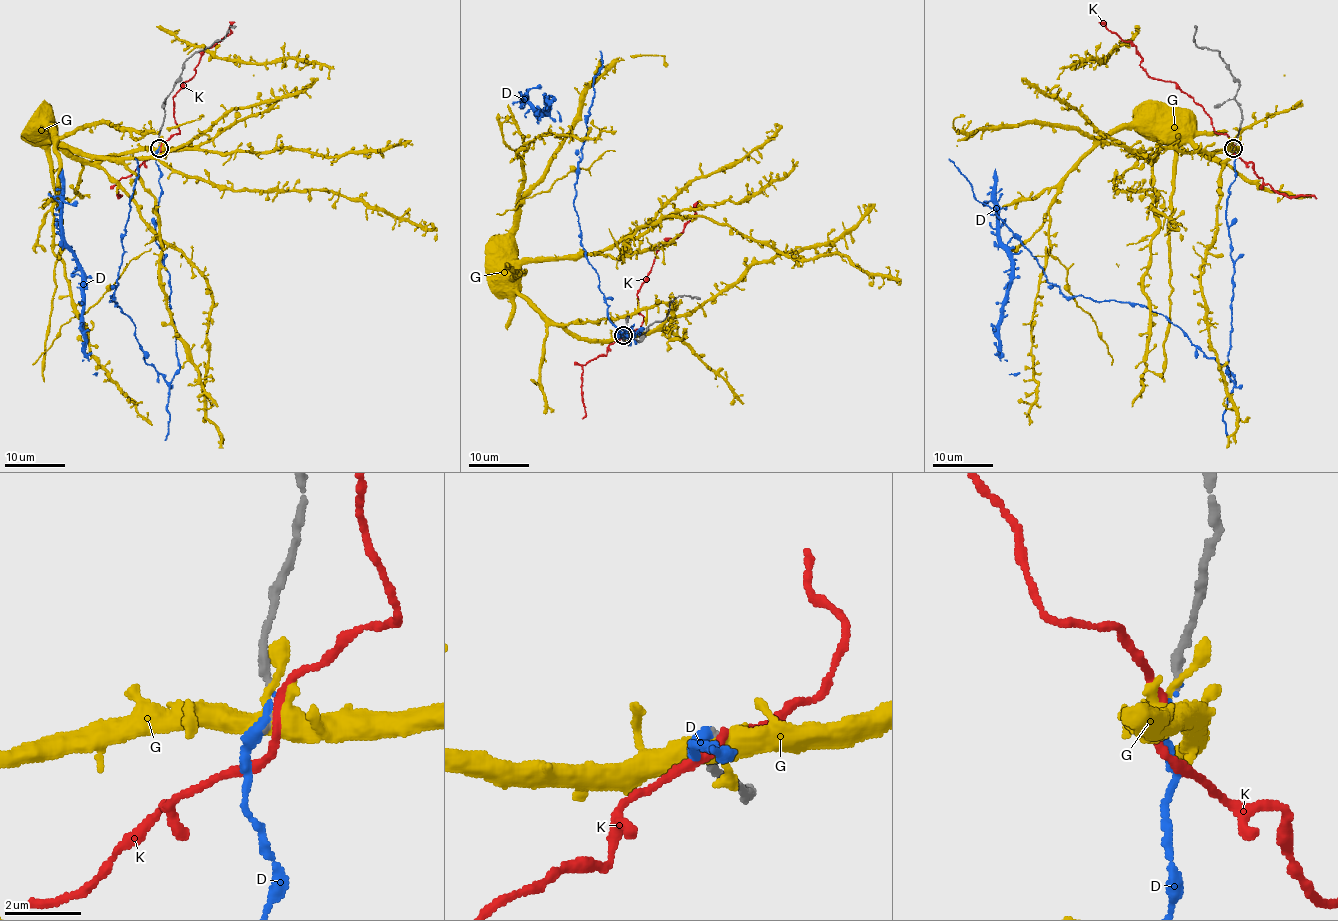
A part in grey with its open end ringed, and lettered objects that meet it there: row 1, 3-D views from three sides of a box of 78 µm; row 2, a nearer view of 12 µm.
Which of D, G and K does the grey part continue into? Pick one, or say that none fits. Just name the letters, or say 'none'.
D

